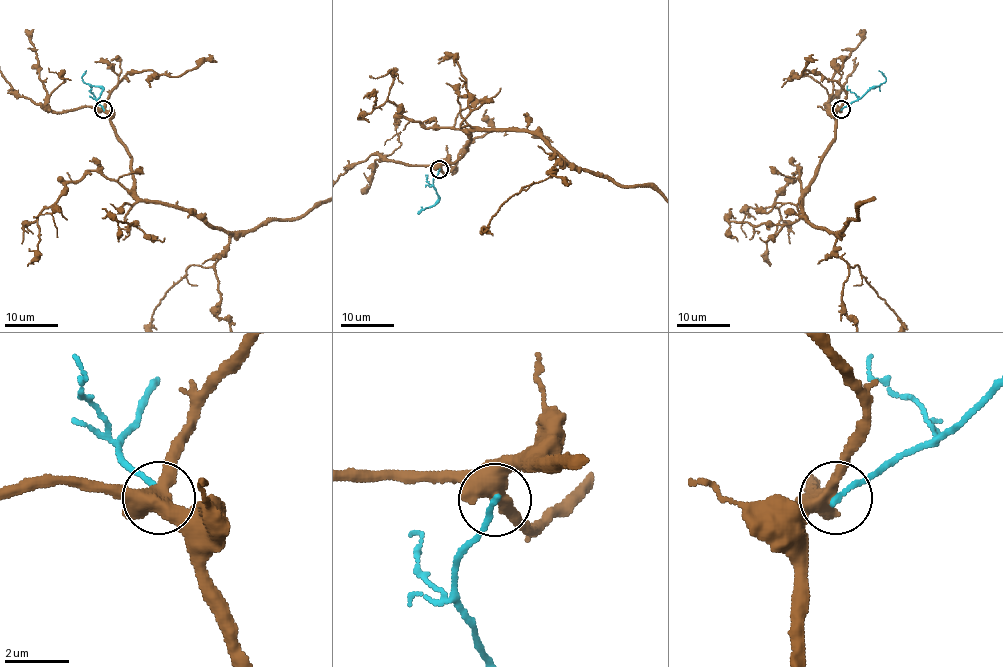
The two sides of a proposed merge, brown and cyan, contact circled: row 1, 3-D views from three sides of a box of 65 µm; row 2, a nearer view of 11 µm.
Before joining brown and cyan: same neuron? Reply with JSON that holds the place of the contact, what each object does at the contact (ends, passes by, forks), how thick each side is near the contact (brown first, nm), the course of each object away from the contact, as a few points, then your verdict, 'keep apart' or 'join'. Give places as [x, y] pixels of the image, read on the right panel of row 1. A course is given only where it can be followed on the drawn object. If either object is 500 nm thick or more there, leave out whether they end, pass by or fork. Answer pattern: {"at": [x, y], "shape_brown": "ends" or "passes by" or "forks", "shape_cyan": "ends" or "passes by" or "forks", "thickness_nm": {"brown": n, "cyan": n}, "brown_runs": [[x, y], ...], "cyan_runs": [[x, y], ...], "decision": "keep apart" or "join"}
{"at": [841, 109], "shape_brown": "forks", "shape_cyan": "ends", "thickness_nm": {"brown": 440, "cyan": 190}, "cyan_runs": [[841, 109], [886, 80], [878, 71]], "decision": "keep apart"}

